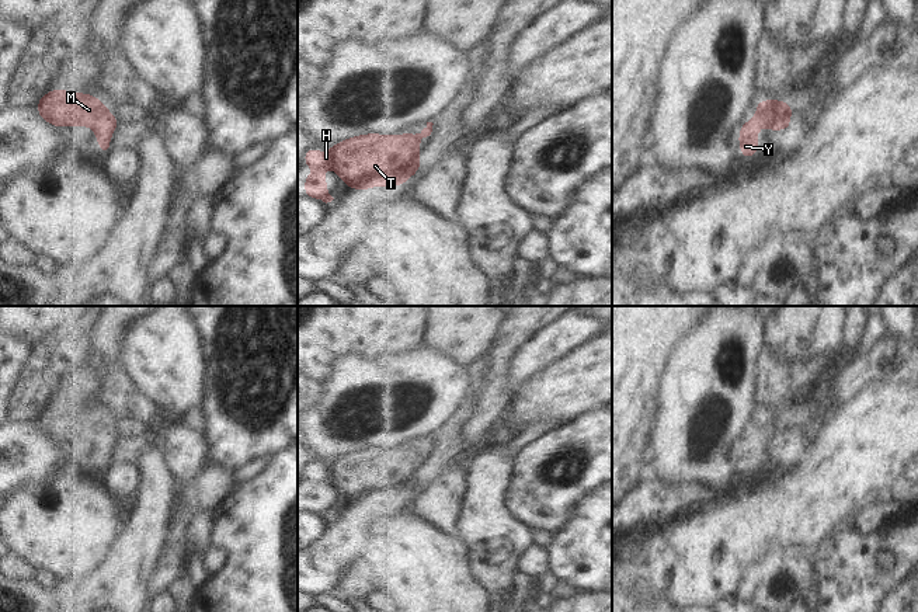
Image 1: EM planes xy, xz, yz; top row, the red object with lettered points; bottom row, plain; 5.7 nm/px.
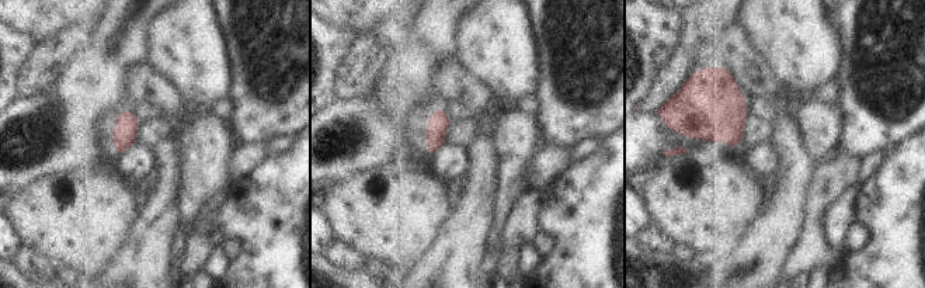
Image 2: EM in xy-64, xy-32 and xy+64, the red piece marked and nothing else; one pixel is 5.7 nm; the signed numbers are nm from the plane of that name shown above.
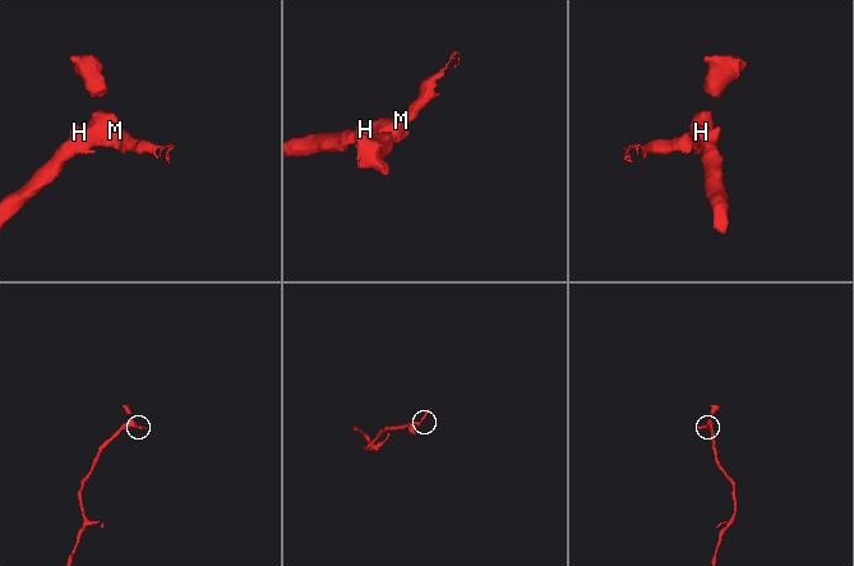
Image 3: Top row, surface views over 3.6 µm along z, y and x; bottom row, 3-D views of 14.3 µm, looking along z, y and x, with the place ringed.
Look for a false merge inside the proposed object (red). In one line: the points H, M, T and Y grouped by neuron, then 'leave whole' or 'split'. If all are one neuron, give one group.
H M T Y; leave whole

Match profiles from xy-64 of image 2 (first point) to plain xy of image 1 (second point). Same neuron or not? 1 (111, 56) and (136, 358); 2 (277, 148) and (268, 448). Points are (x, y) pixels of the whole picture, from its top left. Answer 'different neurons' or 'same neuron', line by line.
1: different neurons
2: different neurons

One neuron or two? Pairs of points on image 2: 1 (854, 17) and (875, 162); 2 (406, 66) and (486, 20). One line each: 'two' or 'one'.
1: two
2: two

